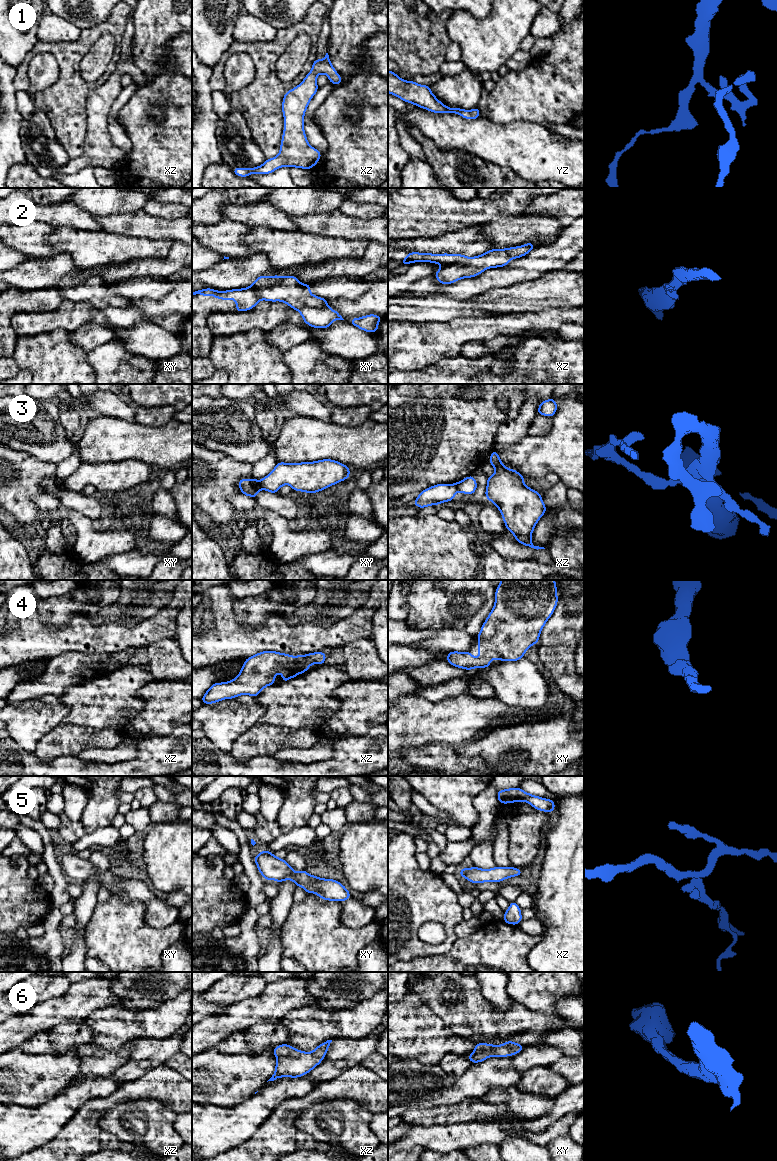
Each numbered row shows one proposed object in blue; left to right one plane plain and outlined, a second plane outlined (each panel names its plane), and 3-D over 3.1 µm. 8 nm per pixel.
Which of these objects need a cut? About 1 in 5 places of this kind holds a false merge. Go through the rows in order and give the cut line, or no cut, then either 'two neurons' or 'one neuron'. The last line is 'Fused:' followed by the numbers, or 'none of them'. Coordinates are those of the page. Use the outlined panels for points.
1: cut none; one neuron
2: cut none; one neuron
3: cut xy (259, 481), (261, 488); two neurons
4: cut none; one neuron
5: cut none; one neuron
6: cut none; one neuron
Fused: 3

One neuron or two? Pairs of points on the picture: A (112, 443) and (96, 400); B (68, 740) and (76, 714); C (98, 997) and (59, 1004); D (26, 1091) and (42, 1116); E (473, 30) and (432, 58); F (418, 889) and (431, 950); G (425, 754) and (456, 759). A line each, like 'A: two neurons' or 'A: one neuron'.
A: two neurons
B: two neurons
C: one neuron
D: two neurons
E: two neurons
F: one neuron
G: one neuron

